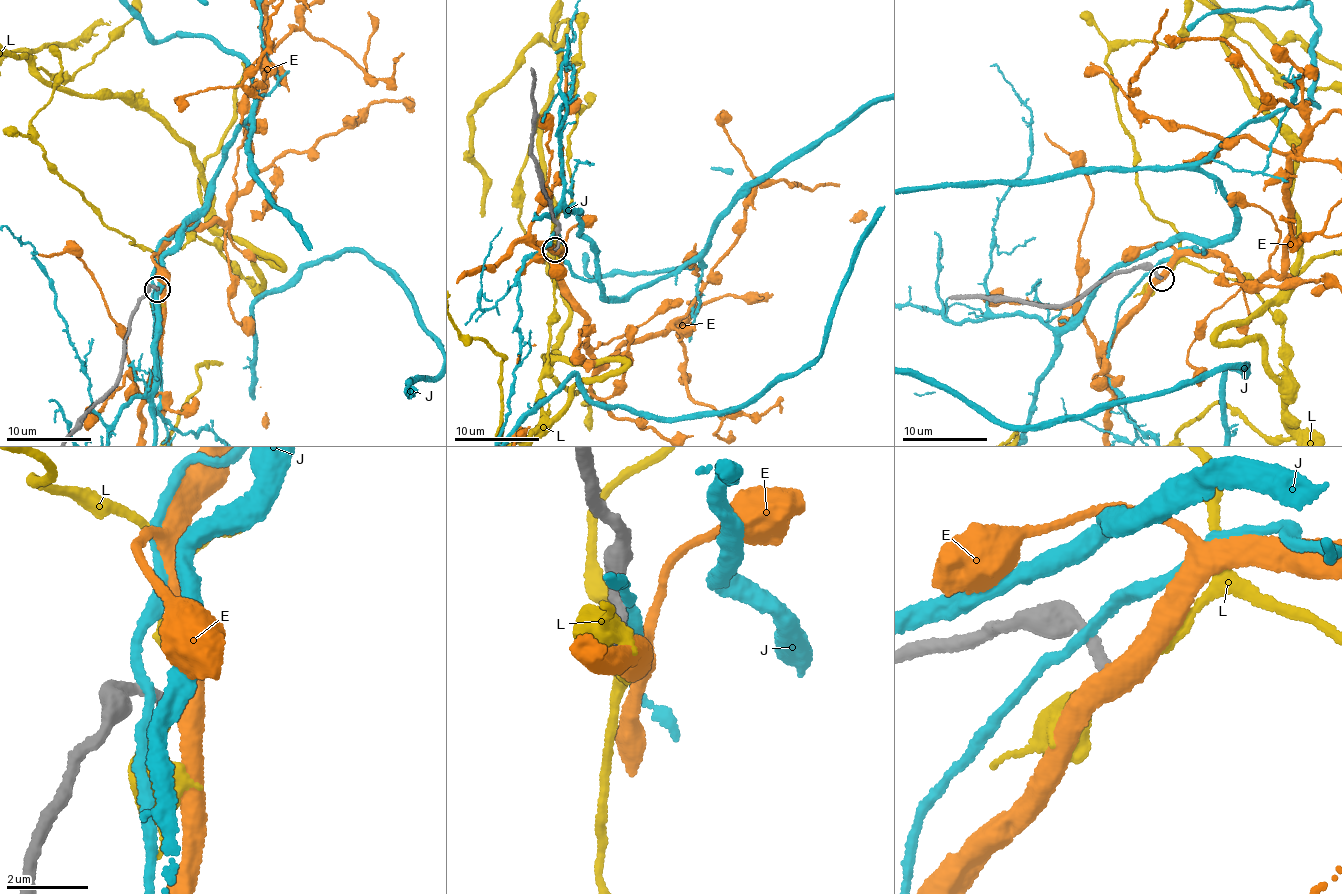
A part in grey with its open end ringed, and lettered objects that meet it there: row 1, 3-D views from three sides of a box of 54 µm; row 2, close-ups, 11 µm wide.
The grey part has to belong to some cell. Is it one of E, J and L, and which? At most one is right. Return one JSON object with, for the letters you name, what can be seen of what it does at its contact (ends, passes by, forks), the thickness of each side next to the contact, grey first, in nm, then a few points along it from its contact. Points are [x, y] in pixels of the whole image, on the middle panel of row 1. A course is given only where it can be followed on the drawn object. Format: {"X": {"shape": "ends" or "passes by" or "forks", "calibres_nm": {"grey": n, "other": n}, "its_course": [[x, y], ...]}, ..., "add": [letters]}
{"add": []}

